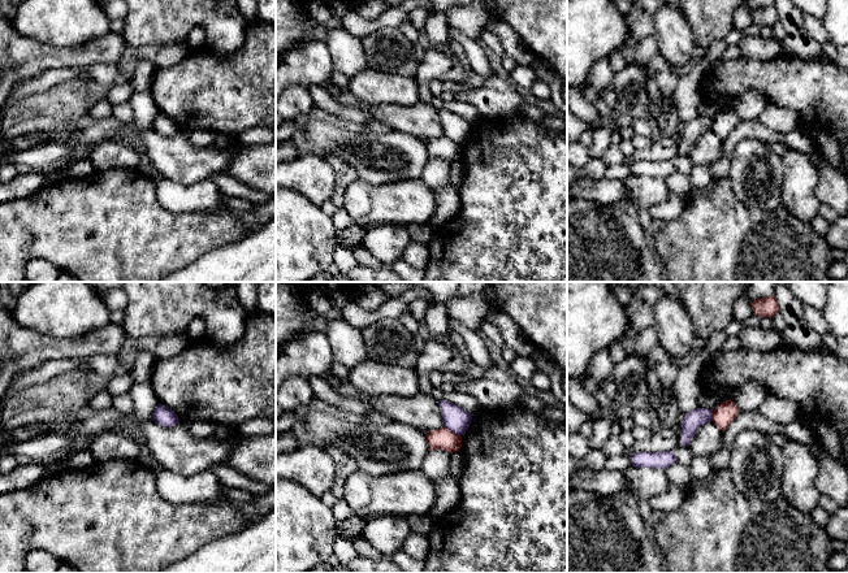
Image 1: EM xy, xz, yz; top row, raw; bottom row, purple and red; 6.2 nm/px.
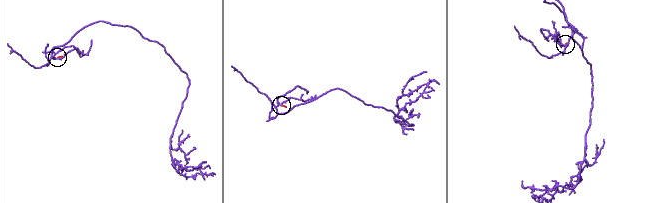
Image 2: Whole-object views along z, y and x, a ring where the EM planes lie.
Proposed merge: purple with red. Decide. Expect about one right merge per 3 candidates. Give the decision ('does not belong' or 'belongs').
does not belong

